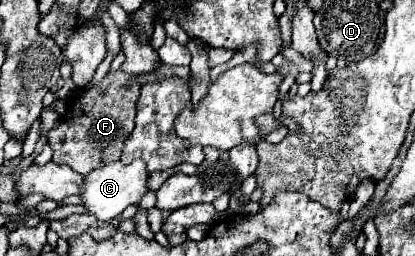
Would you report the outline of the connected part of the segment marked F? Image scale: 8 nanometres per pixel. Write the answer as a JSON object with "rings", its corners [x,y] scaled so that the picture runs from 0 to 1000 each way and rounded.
{"rings":[[[294,273],[260,281],[251,313],[222,344],[183,344],[183,383],[173,375],[159,391],[159,445],[116,516],[116,563],[130,586],[125,633],[159,641],[207,688],[241,648],[289,625],[294,578],[323,508],[333,375],[337,328],[328,320],[328,289],[304,289]]]}

